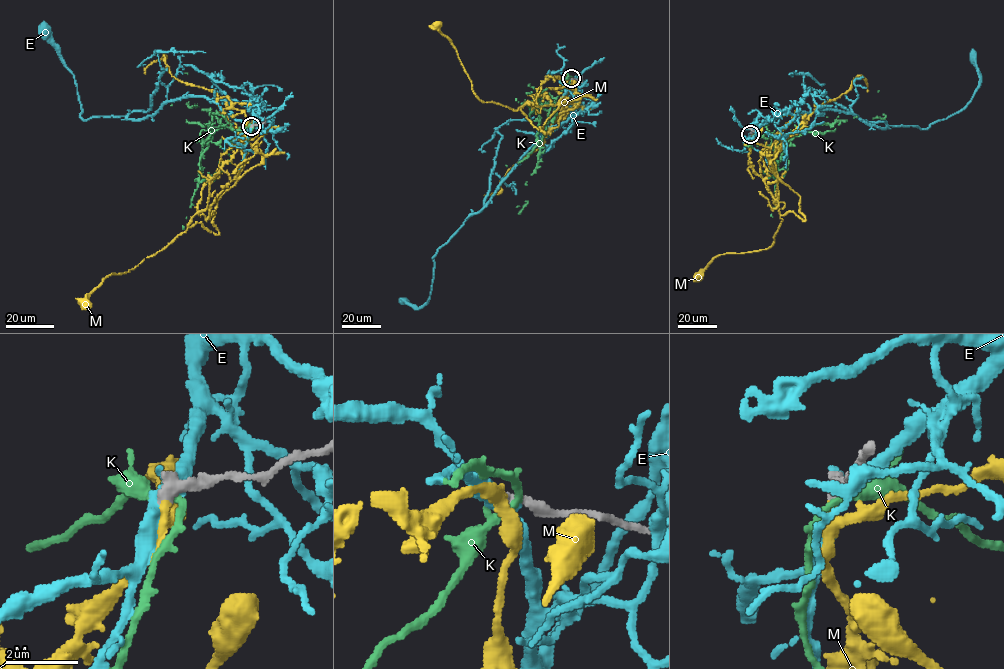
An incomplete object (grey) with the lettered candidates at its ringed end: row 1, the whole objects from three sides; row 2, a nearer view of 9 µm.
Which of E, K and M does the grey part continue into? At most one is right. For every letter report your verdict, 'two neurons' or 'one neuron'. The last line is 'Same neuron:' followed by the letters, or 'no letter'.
E: two neurons
K: two neurons
M: one neuron
Same neuron: M

